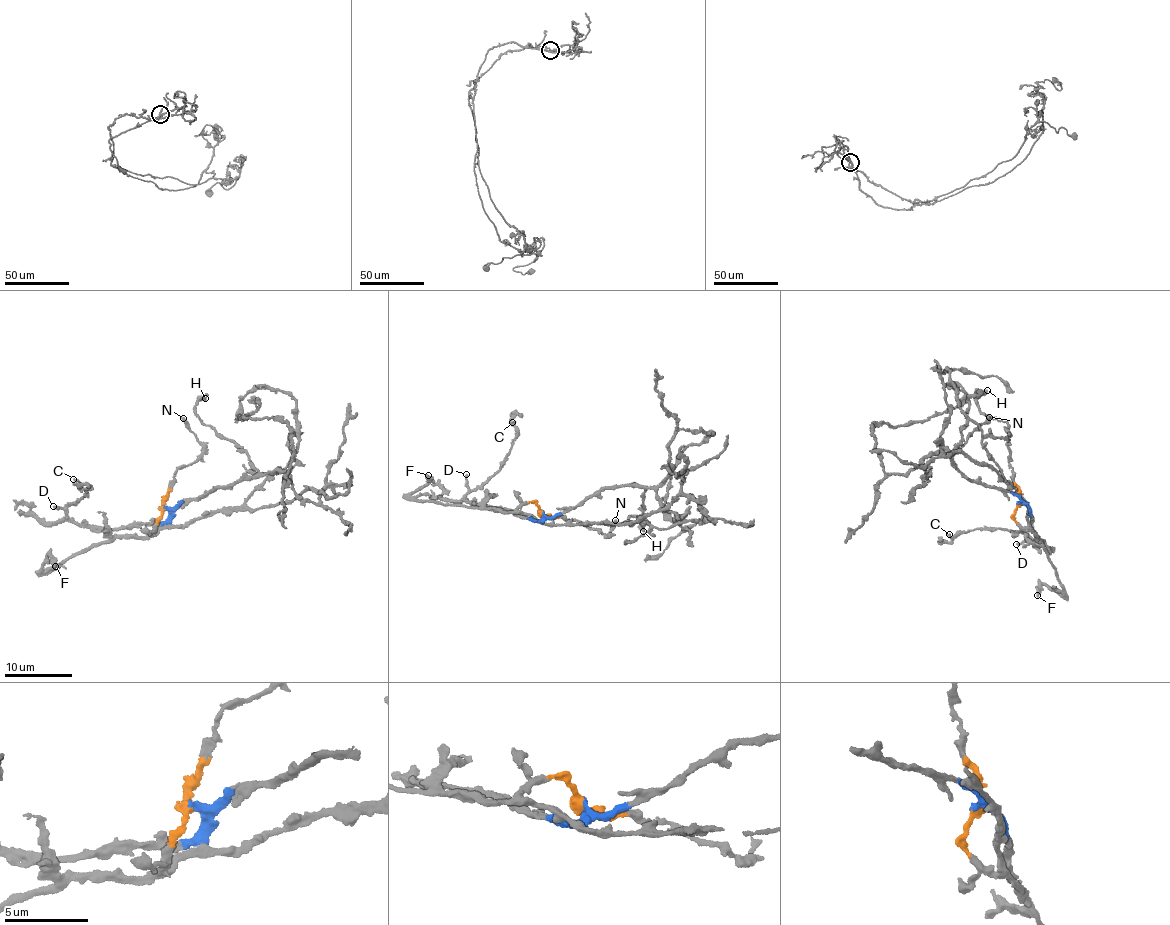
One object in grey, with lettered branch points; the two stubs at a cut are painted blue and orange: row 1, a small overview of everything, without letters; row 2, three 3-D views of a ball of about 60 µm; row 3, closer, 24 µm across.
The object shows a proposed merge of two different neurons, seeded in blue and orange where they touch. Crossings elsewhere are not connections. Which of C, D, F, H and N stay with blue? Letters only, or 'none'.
C, D, H

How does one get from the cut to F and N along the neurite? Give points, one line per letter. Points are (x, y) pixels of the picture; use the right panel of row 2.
F: (1019, 503), (1015, 517), (1035, 532), (1044, 545), (1050, 562), (1057, 568), (1062, 594), (1044, 585), (1036, 595)
N: (1019, 503), (1020, 494), (1007, 445), (1006, 422), (989, 416)

